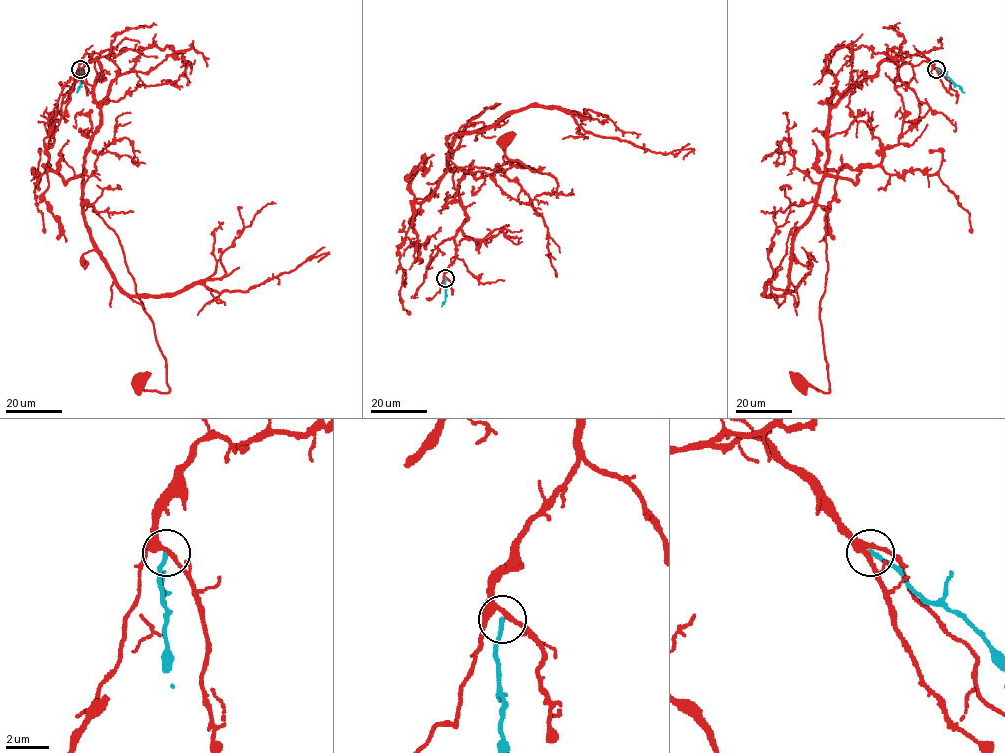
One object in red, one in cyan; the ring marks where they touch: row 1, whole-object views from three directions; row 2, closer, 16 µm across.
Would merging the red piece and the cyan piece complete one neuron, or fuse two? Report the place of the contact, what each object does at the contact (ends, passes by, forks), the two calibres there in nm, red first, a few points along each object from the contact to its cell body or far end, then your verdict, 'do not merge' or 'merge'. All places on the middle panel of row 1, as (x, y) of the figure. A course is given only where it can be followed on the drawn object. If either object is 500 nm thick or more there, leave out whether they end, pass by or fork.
at (445, 278); red passes by; cyan ends there; 240 nm thick on the red side, 200 nm on the other; red runs (446, 278), (467, 218), (465, 172), (448, 159), (493, 170), (515, 161), (534, 172), (510, 160), (504, 139); cyan runs (446, 278), (446, 297), (441, 307); do not merge

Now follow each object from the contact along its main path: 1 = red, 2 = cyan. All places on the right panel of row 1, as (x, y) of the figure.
1: (936, 69), (922, 54), (883, 61), (831, 109), (817, 202), (826, 208), (819, 320), (830, 392), (797, 382)
2: (936, 69), (965, 92)

